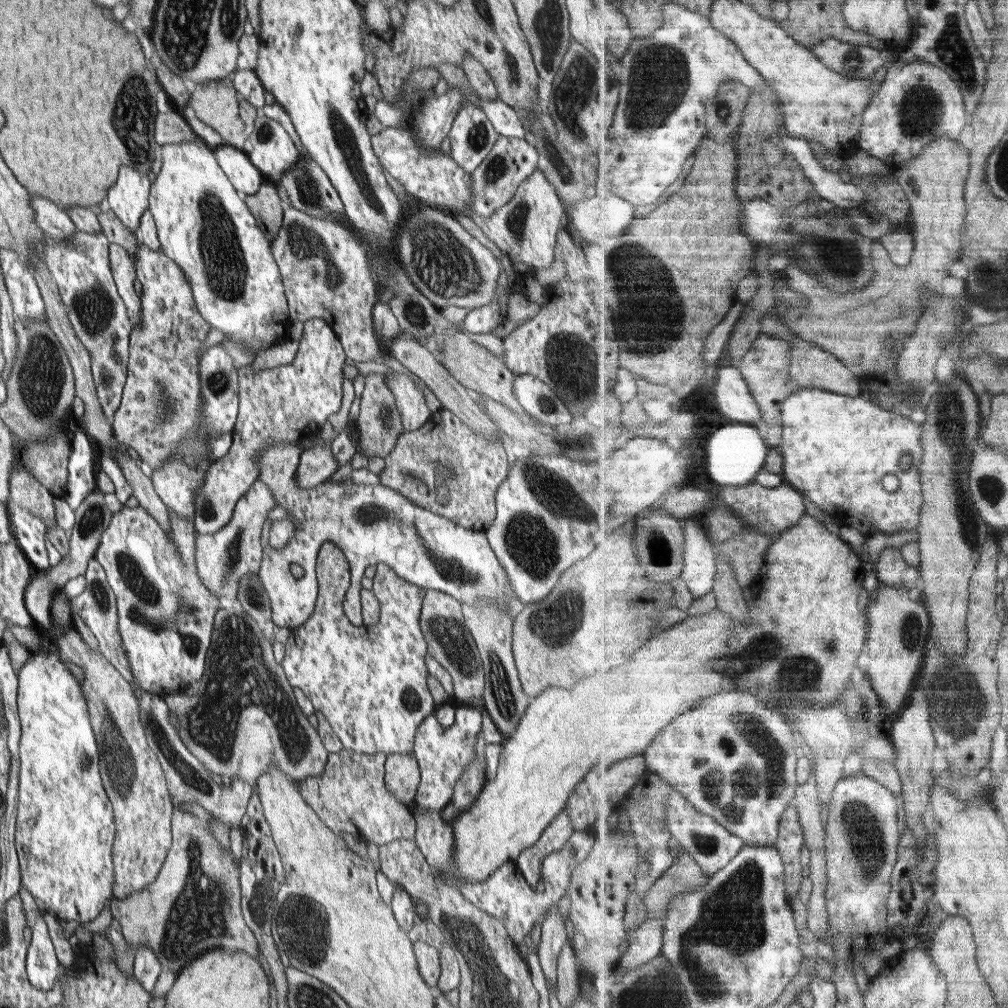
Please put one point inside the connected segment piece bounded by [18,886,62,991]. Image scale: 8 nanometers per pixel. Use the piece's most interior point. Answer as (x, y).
(42, 966)

